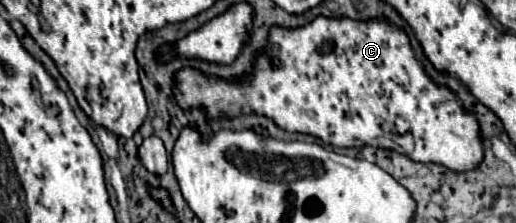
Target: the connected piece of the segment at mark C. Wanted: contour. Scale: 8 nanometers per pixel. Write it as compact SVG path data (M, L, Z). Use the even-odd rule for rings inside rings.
M318 16L308 26L298 30L272 28L270 30L270 66L266 54L256 58L256 74L240 84L230 84L220 78L206 78L196 70L184 68L176 76L176 100L182 108L206 106L210 116L226 112L236 116L240 112L258 112L272 118L288 132L302 132L322 138L332 146L380 146L408 152L416 162L436 162L450 170L472 170L482 162L482 140L476 118L466 112L460 100L448 90L436 86L418 64L408 36L390 26L386 20L354 22L348 18L328 20ZM410 134L414 148L406 150L402 138Z

